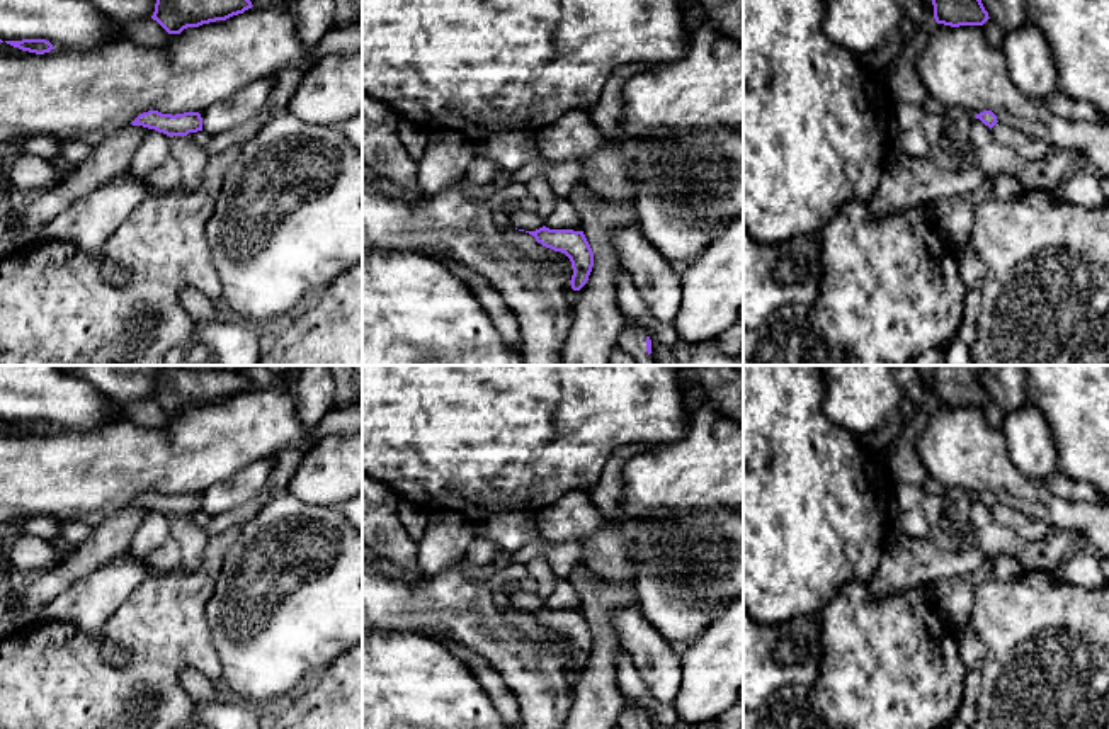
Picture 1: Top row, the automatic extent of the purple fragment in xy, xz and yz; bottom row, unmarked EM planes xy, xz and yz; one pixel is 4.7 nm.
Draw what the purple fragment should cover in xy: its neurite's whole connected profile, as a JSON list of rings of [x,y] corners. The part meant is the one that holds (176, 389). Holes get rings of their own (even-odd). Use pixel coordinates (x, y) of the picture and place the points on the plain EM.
[[[162,365],[151,396],[168,415],[187,408],[226,401],[252,389],[248,377],[235,370],[191,370]]]

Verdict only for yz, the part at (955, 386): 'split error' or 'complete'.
complete

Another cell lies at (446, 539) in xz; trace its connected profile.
[[[434,513],[417,542],[417,571],[434,574],[446,566],[464,561],[476,539],[476,525],[461,517]]]

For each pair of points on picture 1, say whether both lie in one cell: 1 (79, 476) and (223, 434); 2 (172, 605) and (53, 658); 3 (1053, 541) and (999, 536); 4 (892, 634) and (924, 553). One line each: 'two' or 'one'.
1: one
2: one
3: one
4: two

